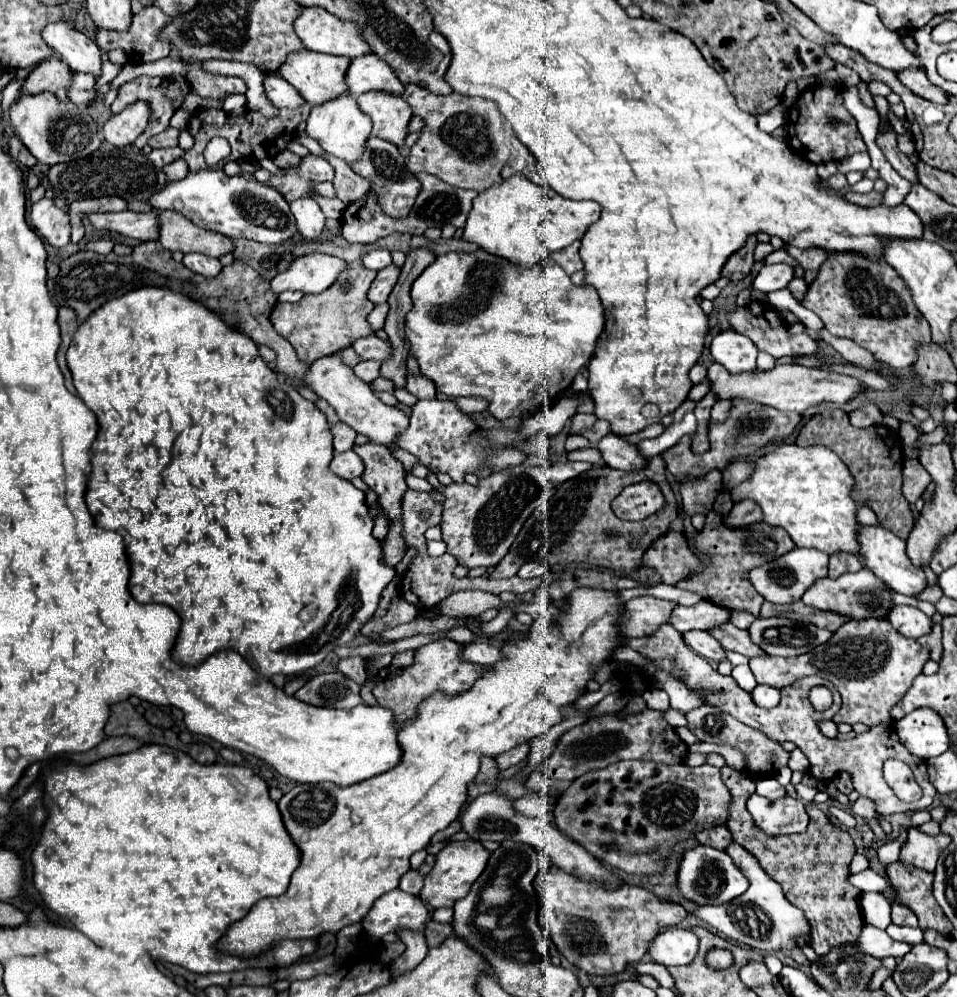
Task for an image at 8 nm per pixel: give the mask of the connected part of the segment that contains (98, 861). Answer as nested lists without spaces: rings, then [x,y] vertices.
[[[144,745],[138,751],[112,755],[84,767],[66,763],[66,761],[56,761],[54,765],[48,765],[42,771],[42,783],[44,783],[44,807],[48,811],[48,819],[42,827],[42,835],[36,841],[32,857],[30,857],[34,865],[34,887],[38,889],[44,903],[52,911],[66,917],[74,925],[74,929],[88,935],[96,945],[112,947],[112,945],[138,941],[144,945],[152,961],[168,961],[192,973],[226,973],[226,971],[238,971],[246,967],[288,967],[298,957],[314,953],[316,941],[280,941],[266,955],[258,959],[248,959],[248,961],[214,951],[214,945],[224,935],[228,925],[242,919],[258,899],[282,895],[288,887],[292,871],[298,867],[300,855],[298,855],[298,849],[294,849],[294,843],[290,843],[290,835],[286,835],[286,829],[282,827],[278,805],[268,797],[266,781],[260,779],[252,769],[228,763],[202,765],[194,761],[190,755],[182,751],[178,755],[178,751],[166,745]]]

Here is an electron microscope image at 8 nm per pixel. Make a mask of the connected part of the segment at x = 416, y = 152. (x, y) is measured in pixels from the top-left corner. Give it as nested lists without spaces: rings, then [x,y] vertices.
[[[406,83],[404,91],[400,95],[418,117],[424,119],[424,127],[420,131],[418,141],[410,149],[410,155],[406,157],[406,167],[412,173],[430,173],[436,175],[438,179],[446,181],[452,187],[462,187],[462,189],[474,189],[474,191],[484,191],[486,187],[502,181],[500,169],[510,161],[512,151],[506,145],[506,135],[504,135],[504,119],[500,111],[490,103],[488,99],[482,97],[466,97],[460,93],[450,93],[450,95],[434,95],[414,83]]]

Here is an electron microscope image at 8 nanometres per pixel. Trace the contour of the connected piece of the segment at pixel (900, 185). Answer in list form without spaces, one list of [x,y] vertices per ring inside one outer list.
[[[868,143],[868,153],[872,159],[872,167],[880,173],[880,177],[888,183],[884,195],[882,195],[882,205],[900,205],[906,197],[906,191],[910,191],[910,183],[906,179],[902,179],[892,165],[886,161],[884,153],[878,149],[876,143]]]

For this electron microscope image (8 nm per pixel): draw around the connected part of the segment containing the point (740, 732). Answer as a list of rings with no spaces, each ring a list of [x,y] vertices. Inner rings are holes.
[[[702,705],[698,709],[692,709],[690,713],[686,713],[686,719],[688,719],[688,729],[700,741],[710,741],[710,743],[716,743],[716,745],[728,745],[728,747],[734,747],[734,749],[742,751],[744,757],[746,757],[746,773],[752,775],[754,779],[762,779],[762,777],[770,777],[770,775],[776,777],[778,771],[788,765],[790,753],[786,749],[782,749],[782,745],[778,745],[776,741],[758,733],[756,729],[750,729],[748,725],[736,721],[734,717],[724,715],[716,707]]]

